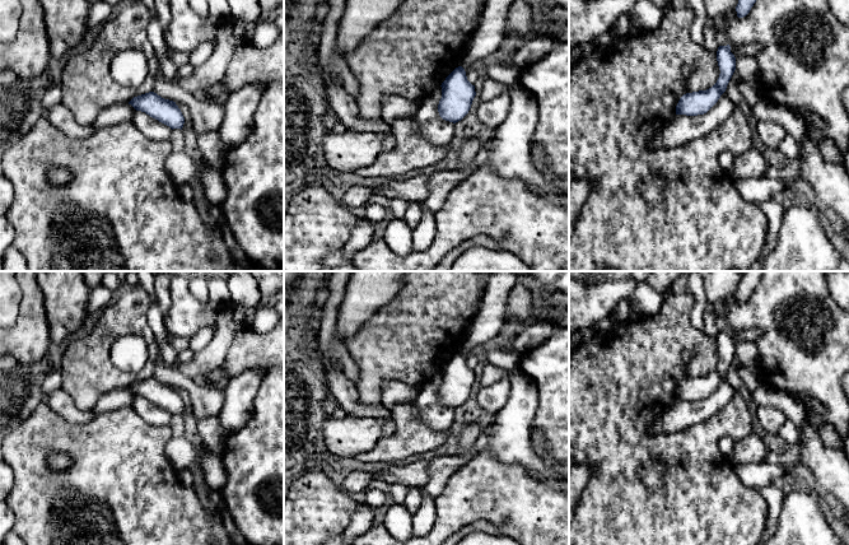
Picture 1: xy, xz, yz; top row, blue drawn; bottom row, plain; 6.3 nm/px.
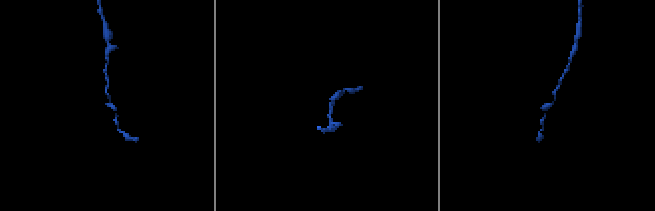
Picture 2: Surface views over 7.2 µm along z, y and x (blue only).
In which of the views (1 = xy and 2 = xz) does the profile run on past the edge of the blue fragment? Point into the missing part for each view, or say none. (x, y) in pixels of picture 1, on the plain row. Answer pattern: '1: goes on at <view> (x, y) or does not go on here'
1: does not go on here
2: does not go on here

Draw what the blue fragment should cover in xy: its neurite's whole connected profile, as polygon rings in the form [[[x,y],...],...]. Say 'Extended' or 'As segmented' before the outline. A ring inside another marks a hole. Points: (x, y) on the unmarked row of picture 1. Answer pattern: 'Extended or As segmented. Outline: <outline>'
As segmented. Outline: [[[149,377],[134,382],[129,390],[136,396],[145,397],[150,402],[173,414],[181,414],[185,409],[185,402],[176,387],[164,385],[154,377]]]

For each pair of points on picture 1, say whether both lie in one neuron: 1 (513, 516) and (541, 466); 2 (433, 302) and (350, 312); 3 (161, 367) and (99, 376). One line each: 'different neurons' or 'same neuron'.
1: different neurons
2: different neurons
3: different neurons

